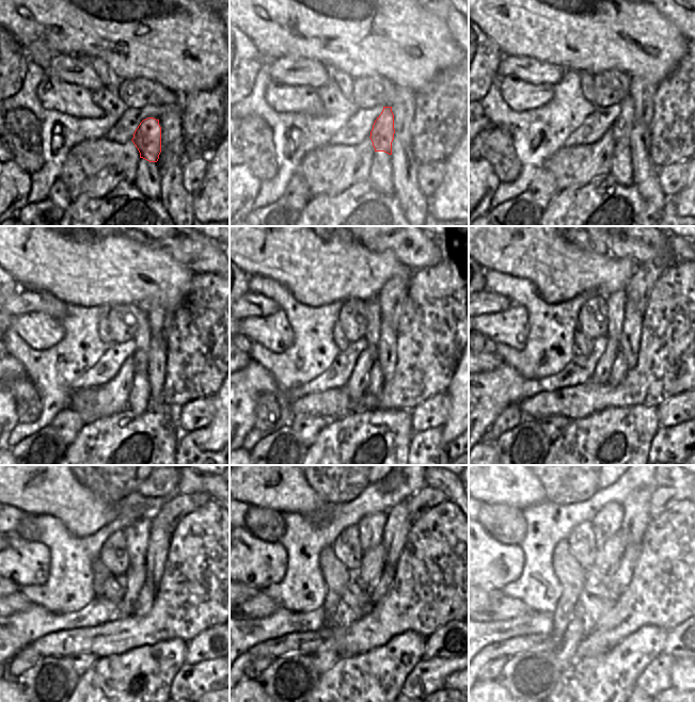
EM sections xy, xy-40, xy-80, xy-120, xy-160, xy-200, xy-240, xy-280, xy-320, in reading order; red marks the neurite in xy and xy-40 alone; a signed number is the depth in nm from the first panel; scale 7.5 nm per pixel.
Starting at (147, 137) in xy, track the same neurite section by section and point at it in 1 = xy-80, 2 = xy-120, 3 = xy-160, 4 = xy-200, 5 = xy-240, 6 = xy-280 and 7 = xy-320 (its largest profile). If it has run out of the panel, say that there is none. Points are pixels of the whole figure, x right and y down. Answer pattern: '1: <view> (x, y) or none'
1: xy-80 (621, 128)
2: xy-120 (142, 339)
3: xy-160 (374, 331)
4: xy-200 (615, 302)
5: xy-240 (136, 535)
6: xy-280 (370, 527)
7: xy-320 (607, 522)

